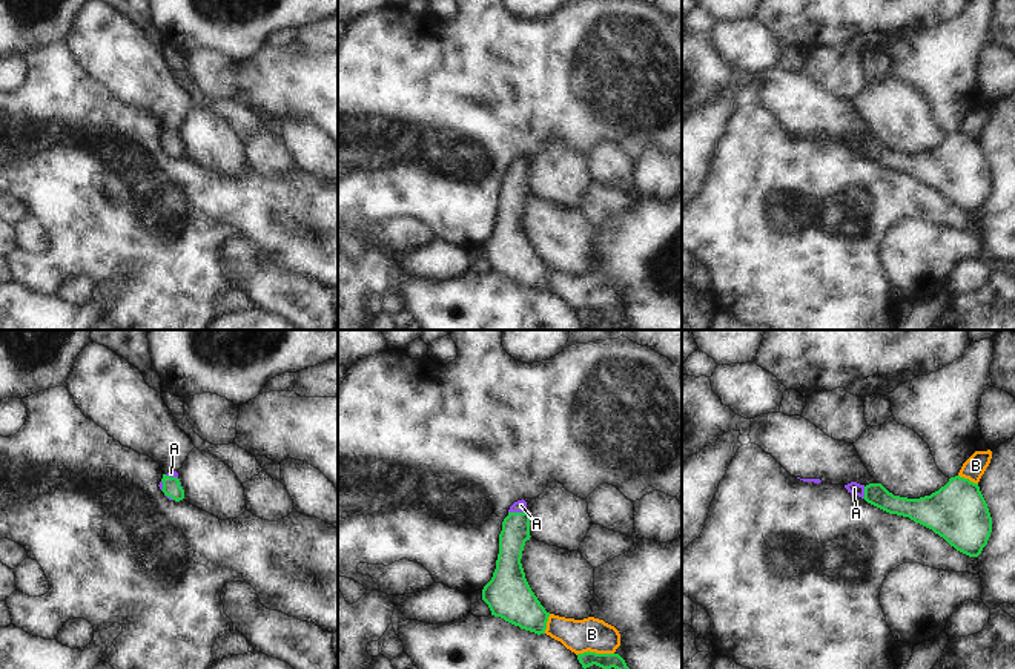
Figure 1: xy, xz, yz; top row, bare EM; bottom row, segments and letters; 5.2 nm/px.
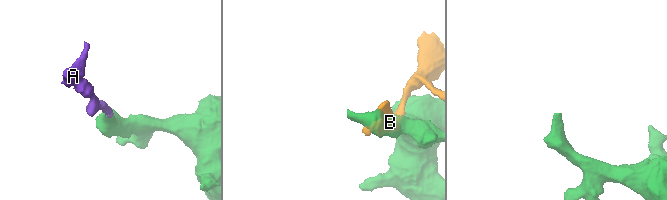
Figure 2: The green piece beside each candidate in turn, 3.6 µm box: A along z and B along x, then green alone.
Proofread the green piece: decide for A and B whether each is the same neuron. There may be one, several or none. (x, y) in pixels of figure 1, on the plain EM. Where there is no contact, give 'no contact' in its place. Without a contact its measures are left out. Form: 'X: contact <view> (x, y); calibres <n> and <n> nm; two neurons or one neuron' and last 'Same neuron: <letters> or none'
A: contact xz (518, 169); calibres 150 and 60 nm; one neuron
B: contact xz (545, 280); calibres 240 and 180 nm; two neurons
Same neuron: A

